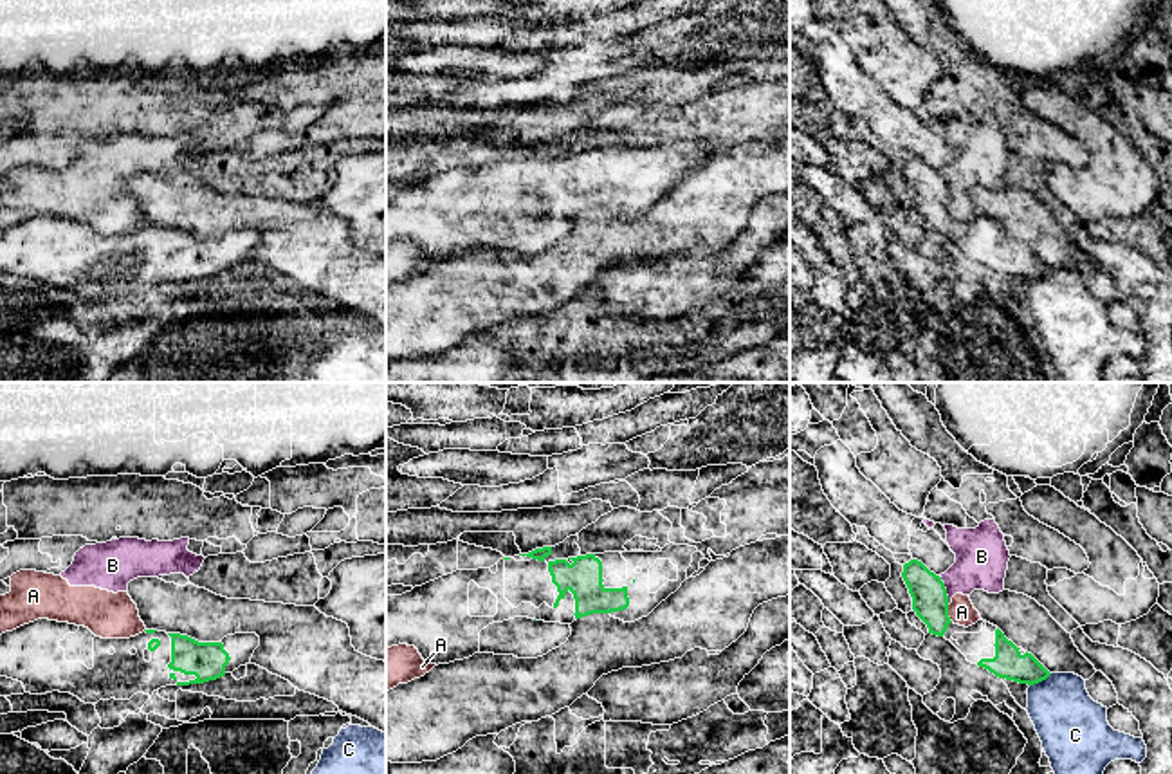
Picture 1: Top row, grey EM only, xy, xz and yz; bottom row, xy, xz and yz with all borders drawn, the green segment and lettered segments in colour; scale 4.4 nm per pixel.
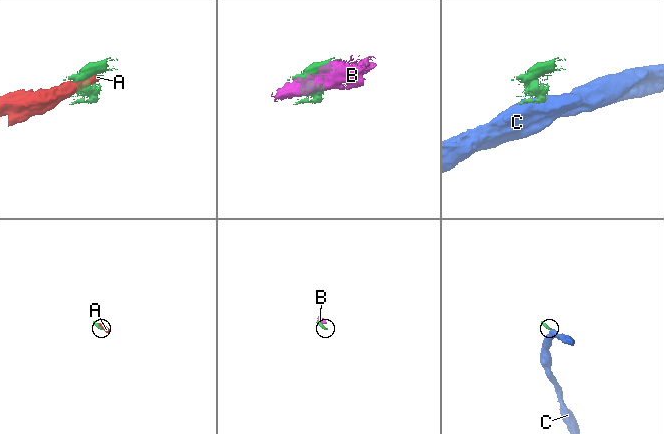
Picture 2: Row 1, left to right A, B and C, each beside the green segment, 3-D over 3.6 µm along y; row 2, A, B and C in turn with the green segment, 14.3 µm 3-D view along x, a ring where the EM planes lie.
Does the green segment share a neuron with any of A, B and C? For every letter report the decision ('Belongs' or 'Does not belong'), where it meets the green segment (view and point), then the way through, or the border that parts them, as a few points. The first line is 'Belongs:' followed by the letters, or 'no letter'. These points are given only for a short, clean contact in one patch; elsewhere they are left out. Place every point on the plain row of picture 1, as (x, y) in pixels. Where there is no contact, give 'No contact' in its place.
Belongs: no letter
A: Does not belong. Touches green at yz (947, 210)
B: Does not belong. Touches green at yz (945, 186)
C: Does not belong. Touches green at yz (1041, 276). Boundary: yz (1052, 269), (1030, 282)

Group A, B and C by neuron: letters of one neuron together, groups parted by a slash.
A B / C

